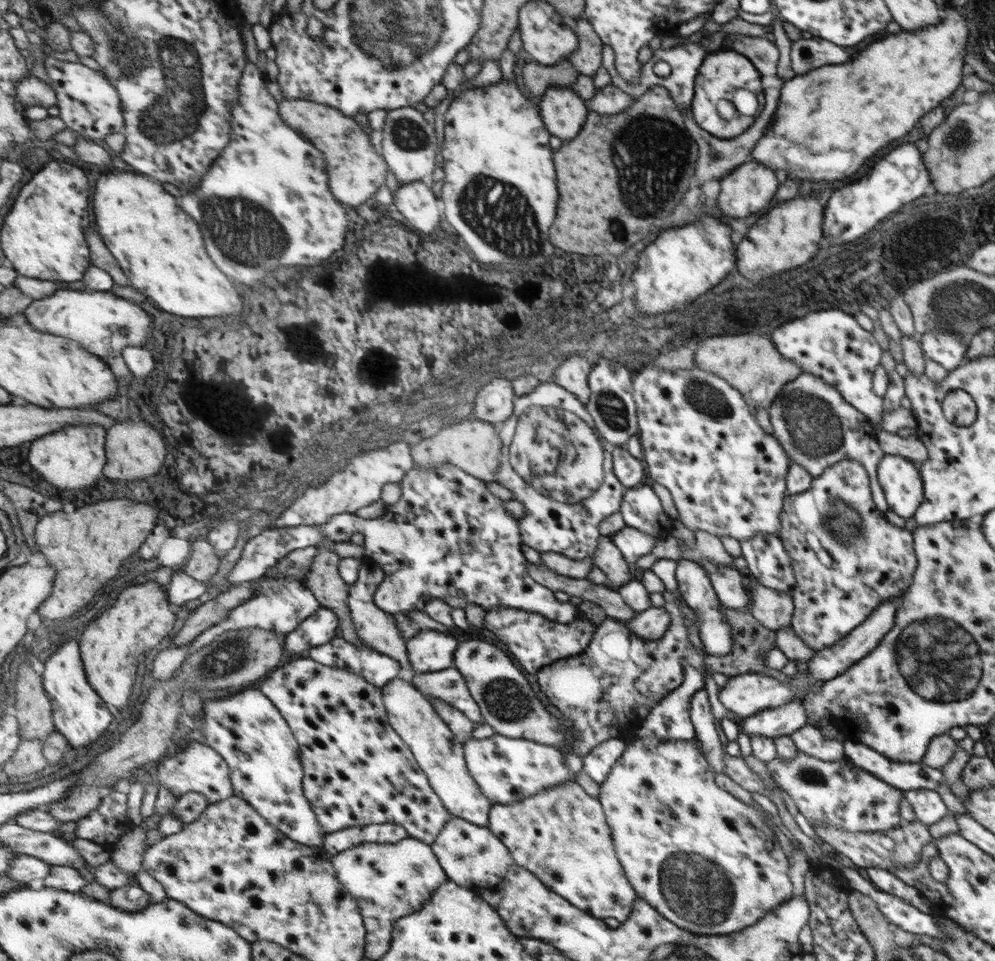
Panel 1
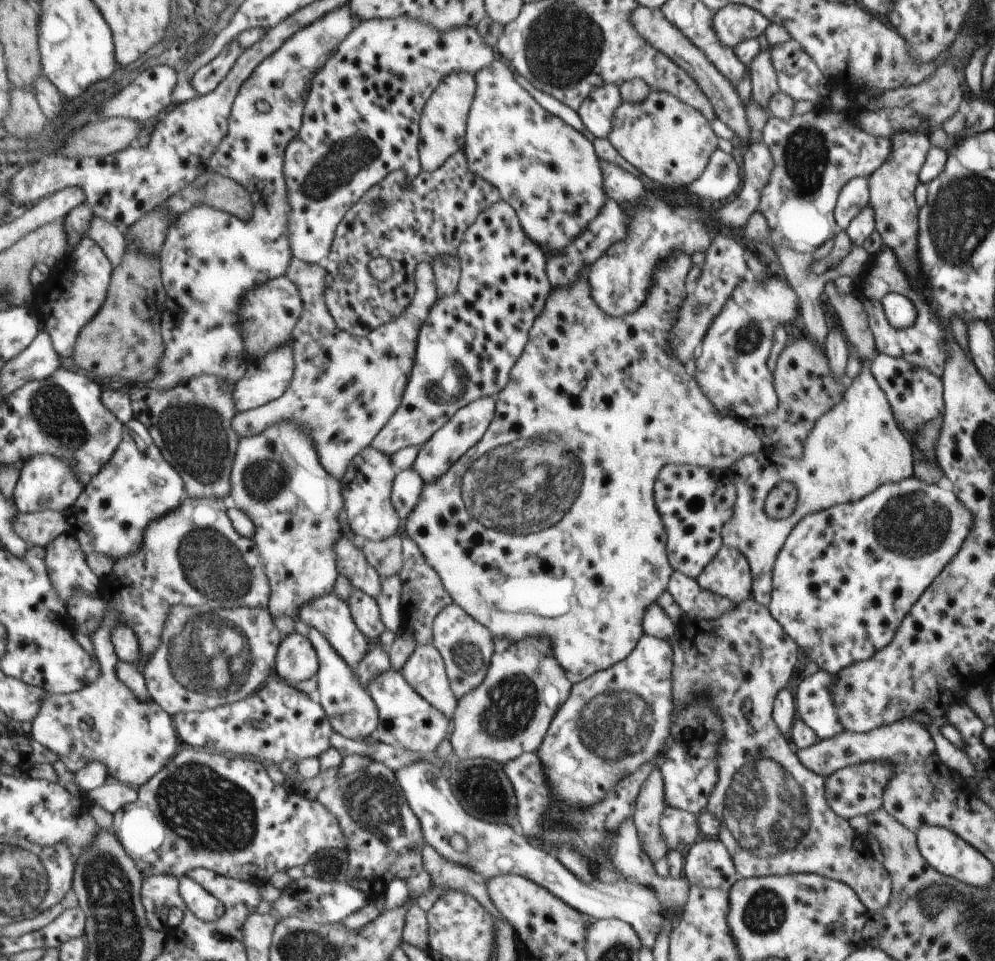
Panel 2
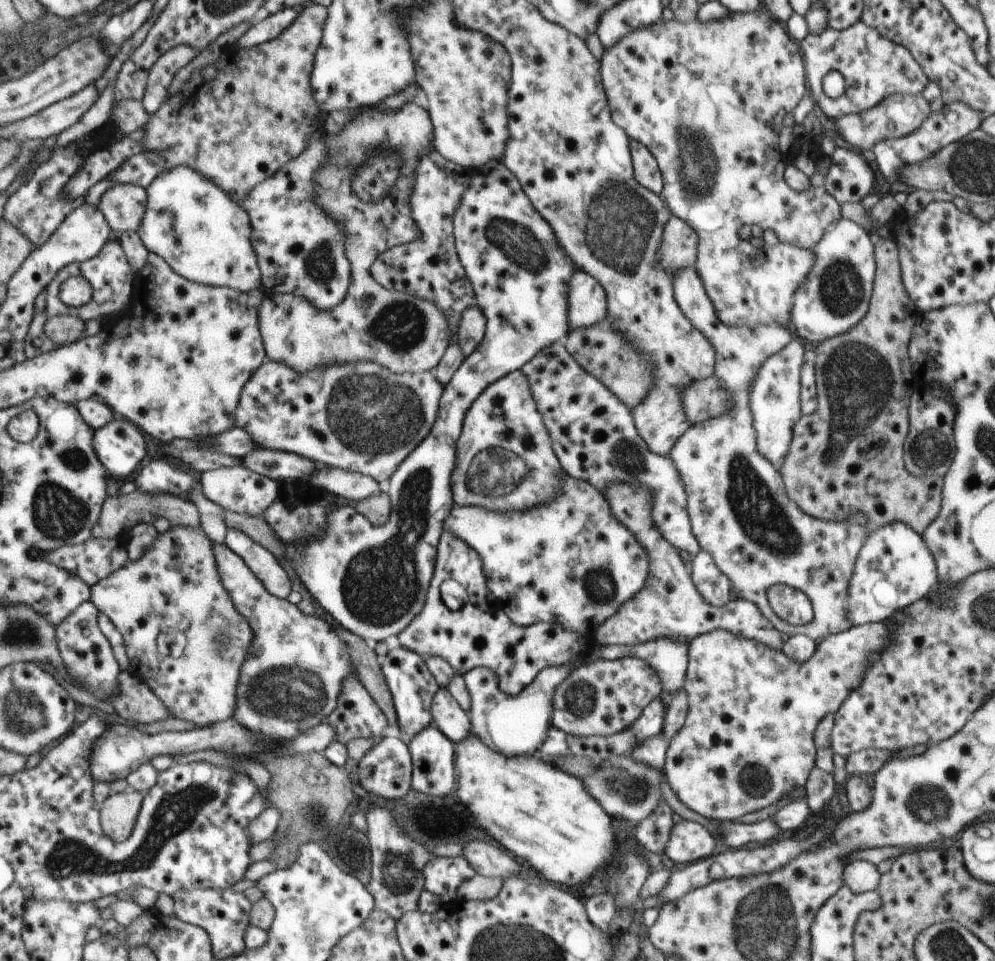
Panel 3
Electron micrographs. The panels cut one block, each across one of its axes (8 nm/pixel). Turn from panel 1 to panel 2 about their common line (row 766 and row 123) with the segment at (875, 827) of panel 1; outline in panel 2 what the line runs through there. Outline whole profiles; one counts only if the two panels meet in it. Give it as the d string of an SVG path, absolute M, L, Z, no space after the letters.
M824 98L822 102L816 103L815 108L809 113L803 115L794 114L787 119L779 119L770 116L770 118L767 120L767 123L763 128L763 141L769 146L770 152L772 153L775 162L775 167L771 172L769 183L761 191L761 199L757 210L762 213L762 216L765 216L767 222L771 225L771 238L774 243L778 242L778 245L786 245L787 247L793 247L794 250L798 250L799 252L812 254L814 250L816 250L819 246L822 246L824 242L828 242L830 238L834 238L834 235L837 235L838 231L840 230L838 228L838 222L836 222L836 216L834 216L834 212L836 212L837 200L842 187L853 178L869 177L872 173L876 173L877 170L880 169L881 166L884 165L888 158L892 155L893 143L891 140L886 137L872 136L856 125L856 120L858 120L860 116L862 107L856 99L850 98L847 99L847 102L848 104L844 110L833 111L829 105L828 98Z

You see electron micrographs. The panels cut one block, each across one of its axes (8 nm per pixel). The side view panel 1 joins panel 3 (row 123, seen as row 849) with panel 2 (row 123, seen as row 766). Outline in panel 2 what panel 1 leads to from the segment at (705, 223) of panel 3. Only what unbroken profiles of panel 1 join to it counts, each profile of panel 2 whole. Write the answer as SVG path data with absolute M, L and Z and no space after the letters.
M650 91L639 103L622 101L615 110L607 139L618 154L662 186L685 187L706 168L710 155L718 149L719 136L702 111L666 91Z

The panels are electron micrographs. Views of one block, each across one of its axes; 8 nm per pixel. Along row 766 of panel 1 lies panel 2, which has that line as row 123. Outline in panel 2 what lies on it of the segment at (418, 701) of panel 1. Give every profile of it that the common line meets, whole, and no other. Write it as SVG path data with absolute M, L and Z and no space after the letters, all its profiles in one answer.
M466 71L450 73L429 98L421 118L419 156L421 168L429 173L438 170L455 152L464 150L467 118L475 97L475 75Z

